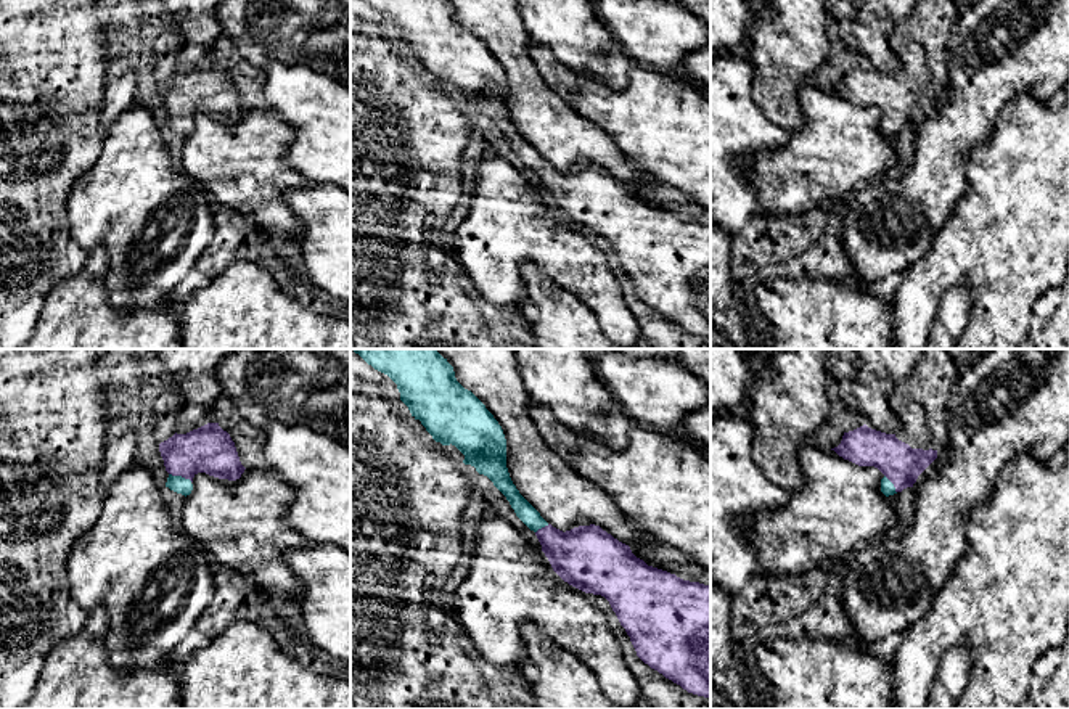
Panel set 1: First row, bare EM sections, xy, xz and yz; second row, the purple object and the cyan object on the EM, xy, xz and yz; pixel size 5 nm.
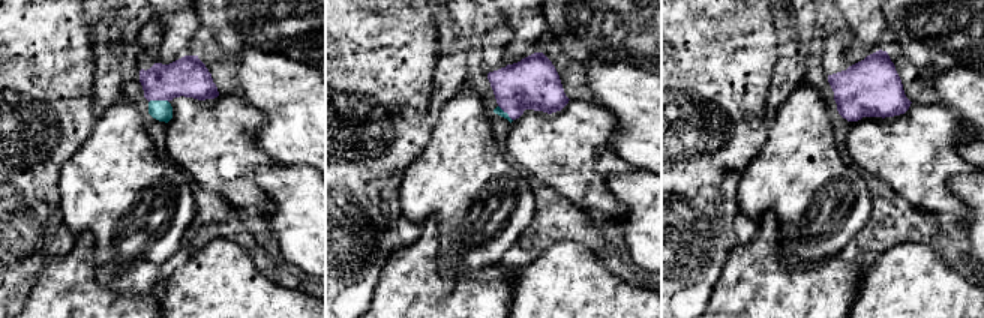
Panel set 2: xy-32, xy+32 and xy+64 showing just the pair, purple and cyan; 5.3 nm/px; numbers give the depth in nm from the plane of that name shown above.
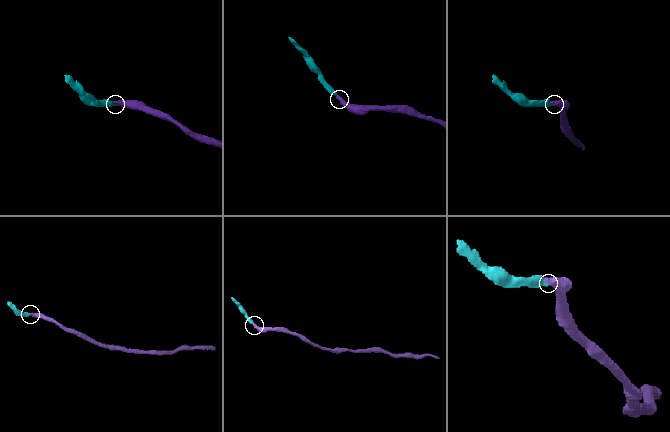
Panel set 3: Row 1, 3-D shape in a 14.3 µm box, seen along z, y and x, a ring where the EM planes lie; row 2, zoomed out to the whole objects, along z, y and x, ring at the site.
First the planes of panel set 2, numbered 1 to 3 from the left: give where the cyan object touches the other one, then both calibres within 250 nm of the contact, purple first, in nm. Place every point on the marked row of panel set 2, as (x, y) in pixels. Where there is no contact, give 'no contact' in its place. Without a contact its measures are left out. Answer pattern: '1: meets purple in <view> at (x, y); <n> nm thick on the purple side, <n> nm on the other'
1: meets purple in xy-32 at (158, 99); 220 nm thick on the purple side, 110 nm on the other
2: meets purple in xy+32 at (506, 111); 280 nm thick on the purple side, 40 nm on the other
3: no contact

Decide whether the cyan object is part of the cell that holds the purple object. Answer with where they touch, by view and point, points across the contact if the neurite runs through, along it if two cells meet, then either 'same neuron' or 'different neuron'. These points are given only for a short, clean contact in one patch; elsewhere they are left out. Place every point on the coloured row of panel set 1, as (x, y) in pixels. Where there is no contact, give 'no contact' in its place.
meets purple in xy at (180, 475); same neuron

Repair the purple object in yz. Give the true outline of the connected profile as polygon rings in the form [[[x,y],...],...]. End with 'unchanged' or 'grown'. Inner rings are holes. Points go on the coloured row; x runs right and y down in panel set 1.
[[[866,424],[844,432],[841,444],[831,450],[858,466],[878,468],[884,474],[881,492],[886,497],[913,487],[918,476],[937,458],[937,450],[911,449],[895,434]]] | grown

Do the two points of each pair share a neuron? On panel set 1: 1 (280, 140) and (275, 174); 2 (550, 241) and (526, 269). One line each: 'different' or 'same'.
1: same
2: different

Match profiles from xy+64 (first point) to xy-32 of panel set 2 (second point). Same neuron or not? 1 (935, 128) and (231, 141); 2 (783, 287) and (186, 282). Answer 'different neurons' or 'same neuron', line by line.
1: same neuron
2: different neurons

